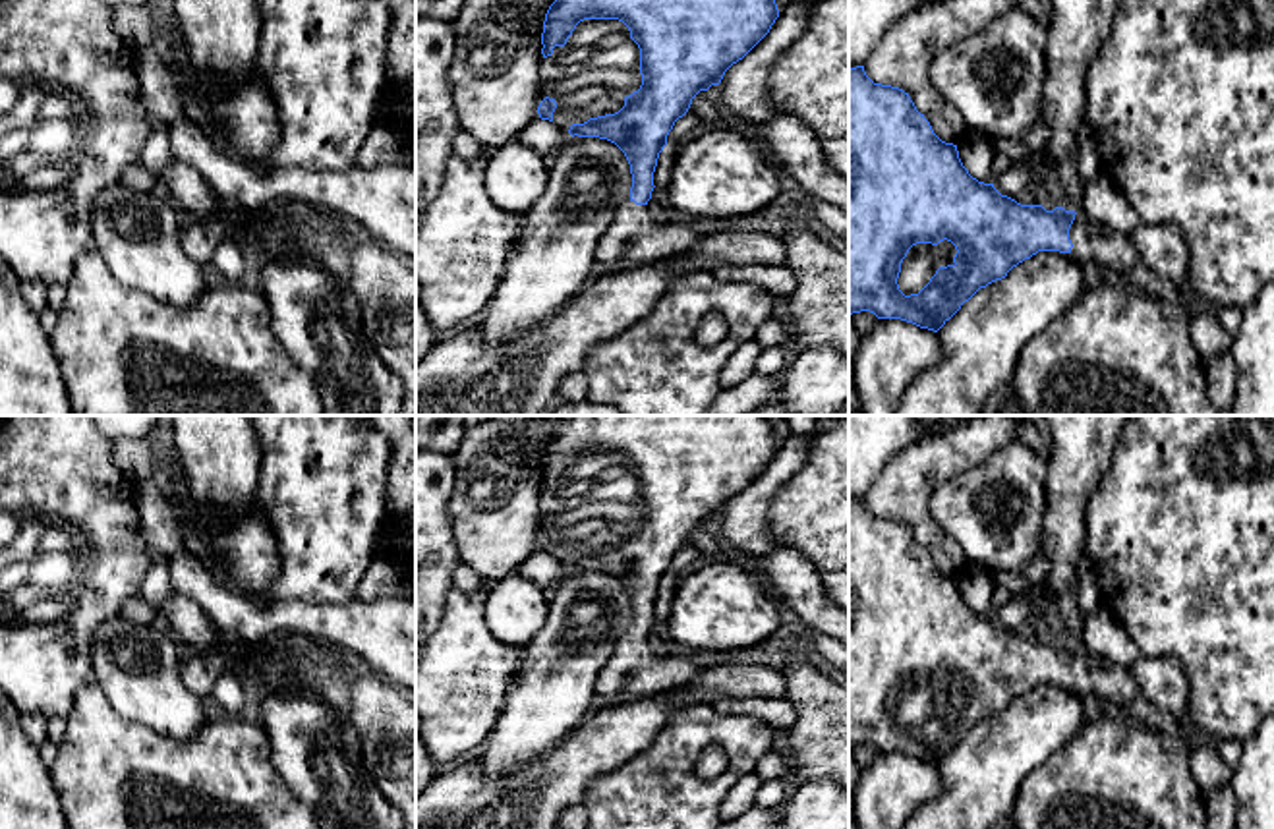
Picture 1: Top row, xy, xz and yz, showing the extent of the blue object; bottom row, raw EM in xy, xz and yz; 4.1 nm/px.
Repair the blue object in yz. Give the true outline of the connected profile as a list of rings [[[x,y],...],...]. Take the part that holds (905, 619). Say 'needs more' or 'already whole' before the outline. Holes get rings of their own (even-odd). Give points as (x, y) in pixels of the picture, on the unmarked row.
needs more; [[[864,499],[849,500],[849,748],[870,744],[938,765],[980,721],[1038,684],[1096,696],[1108,709],[1141,696],[1131,669],[1063,640],[1021,638],[972,611],[957,578],[934,566],[909,526],[874,516]],[[943,672],[957,682],[953,696],[940,700],[918,727],[905,729],[897,711],[909,682]]]

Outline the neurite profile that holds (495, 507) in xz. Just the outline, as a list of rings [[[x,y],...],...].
[[[491,415],[452,454],[452,533],[464,564],[497,582],[539,551],[541,466],[549,439],[570,415]]]

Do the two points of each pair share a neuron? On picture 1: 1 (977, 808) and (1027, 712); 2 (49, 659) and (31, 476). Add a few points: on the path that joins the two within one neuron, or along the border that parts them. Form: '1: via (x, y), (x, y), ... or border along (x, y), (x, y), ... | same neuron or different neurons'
1: via (981, 785), (981, 775), (986, 768), (1019, 735) | same neuron
2: via (87, 613), (99, 594), (99, 542), (78, 520) | same neuron

